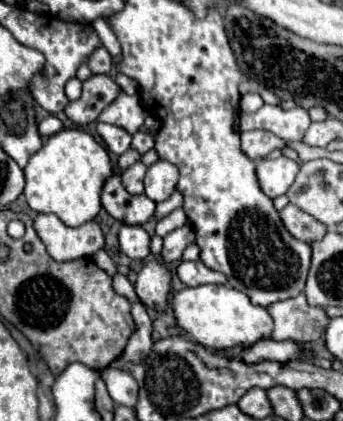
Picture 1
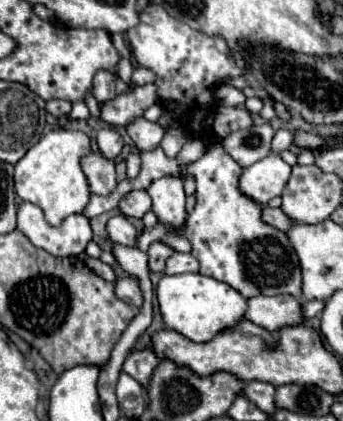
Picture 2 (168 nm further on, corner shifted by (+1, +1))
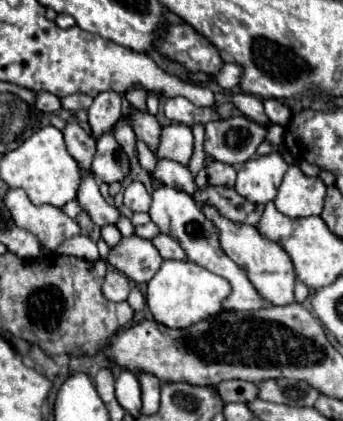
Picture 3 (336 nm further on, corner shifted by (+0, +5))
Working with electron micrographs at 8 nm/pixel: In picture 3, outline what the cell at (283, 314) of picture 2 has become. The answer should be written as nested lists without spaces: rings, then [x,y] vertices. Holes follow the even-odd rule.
[[[162,185],[162,187],[158,187],[158,189],[152,191],[152,197],[154,197],[154,201],[152,201],[152,207],[150,207],[148,213],[150,213],[152,221],[160,227],[160,231],[166,233],[166,235],[170,235],[172,239],[176,239],[182,245],[182,249],[188,255],[188,261],[198,263],[198,265],[206,267],[208,271],[212,271],[216,275],[222,275],[224,279],[230,281],[232,293],[224,301],[224,309],[228,309],[228,311],[252,311],[252,309],[262,309],[262,307],[268,305],[260,297],[260,293],[256,293],[256,289],[248,281],[246,273],[232,259],[228,259],[220,251],[216,227],[200,213],[200,207],[196,205],[196,201],[192,197],[188,197],[188,193],[184,193],[180,189],[172,189],[168,185]]]

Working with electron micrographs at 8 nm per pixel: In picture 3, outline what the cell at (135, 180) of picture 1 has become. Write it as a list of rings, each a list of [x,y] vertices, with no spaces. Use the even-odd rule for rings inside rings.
[[[124,117],[118,121],[114,137],[120,143],[120,147],[128,153],[128,159],[134,159],[134,155],[136,155],[136,135],[134,135],[132,127],[124,121]]]

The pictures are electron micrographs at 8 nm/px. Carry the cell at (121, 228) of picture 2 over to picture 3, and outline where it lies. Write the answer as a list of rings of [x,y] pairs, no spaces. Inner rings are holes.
[[[82,175],[82,183],[78,189],[78,203],[92,217],[96,225],[116,225],[120,219],[120,211],[106,203],[98,191],[98,181],[92,175]]]

